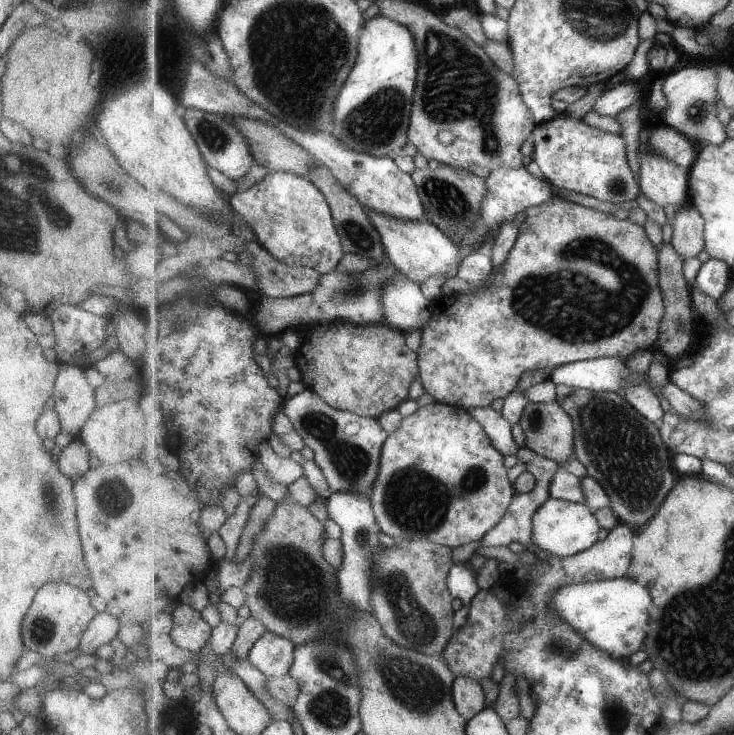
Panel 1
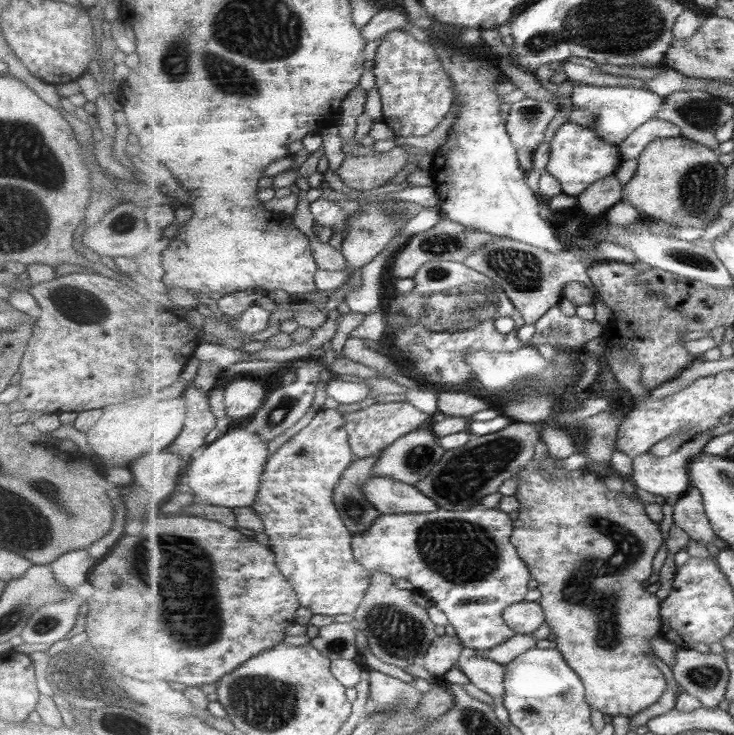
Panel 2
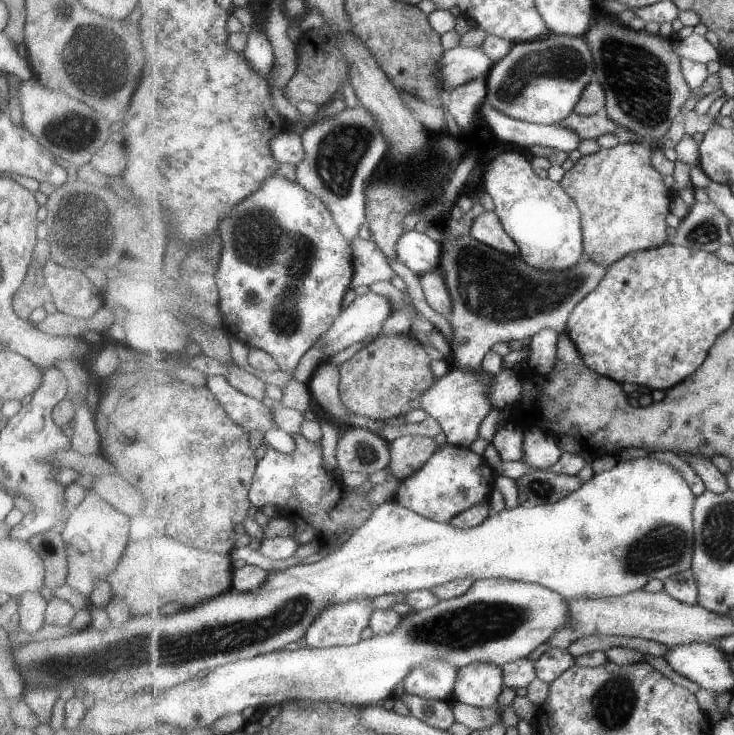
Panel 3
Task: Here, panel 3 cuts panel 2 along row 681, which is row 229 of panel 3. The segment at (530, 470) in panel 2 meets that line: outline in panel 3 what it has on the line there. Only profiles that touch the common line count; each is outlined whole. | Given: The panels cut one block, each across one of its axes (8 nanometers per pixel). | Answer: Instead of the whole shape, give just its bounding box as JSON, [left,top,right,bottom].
[560,142,674,266]

